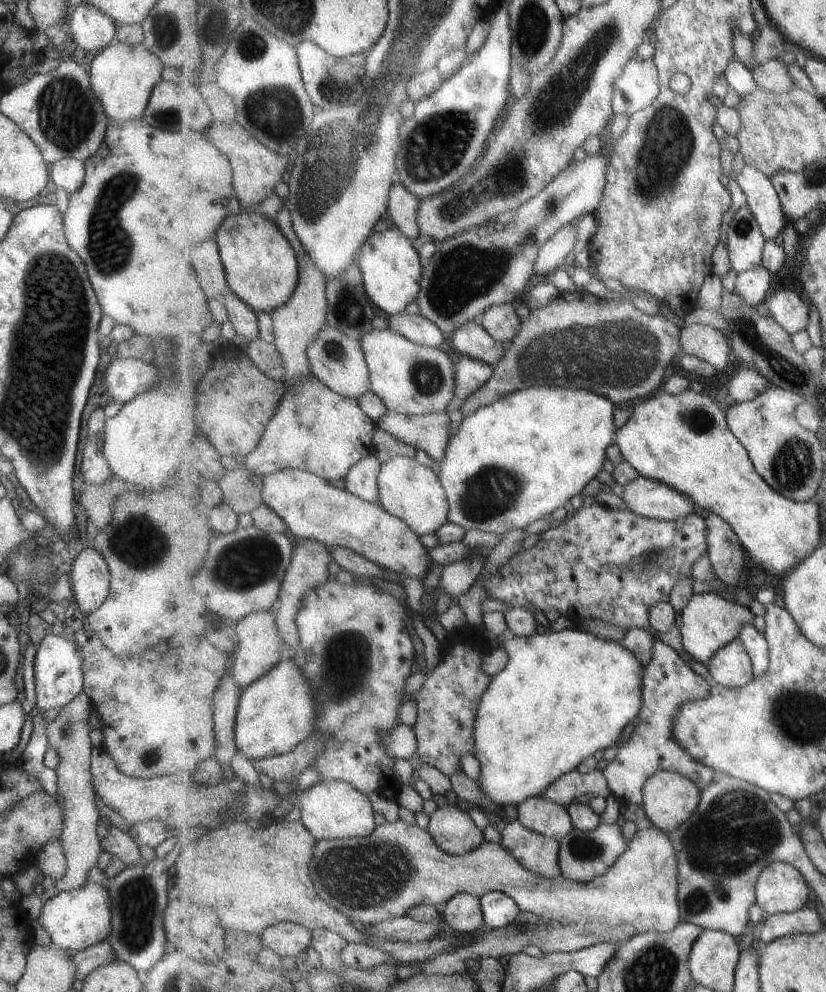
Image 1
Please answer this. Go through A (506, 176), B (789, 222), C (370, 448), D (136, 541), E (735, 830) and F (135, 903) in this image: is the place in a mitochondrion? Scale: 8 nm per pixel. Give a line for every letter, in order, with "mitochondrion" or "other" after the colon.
A: mitochondrion
B: other
C: other
D: mitochondrion
E: mitochondrion
F: mitochondrion

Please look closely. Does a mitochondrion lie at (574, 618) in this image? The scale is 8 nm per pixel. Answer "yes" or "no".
no

